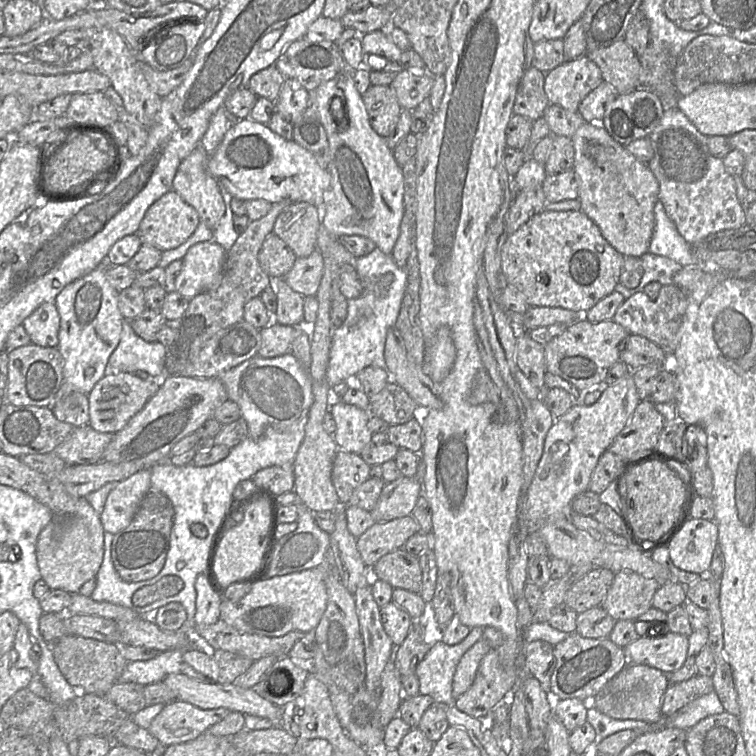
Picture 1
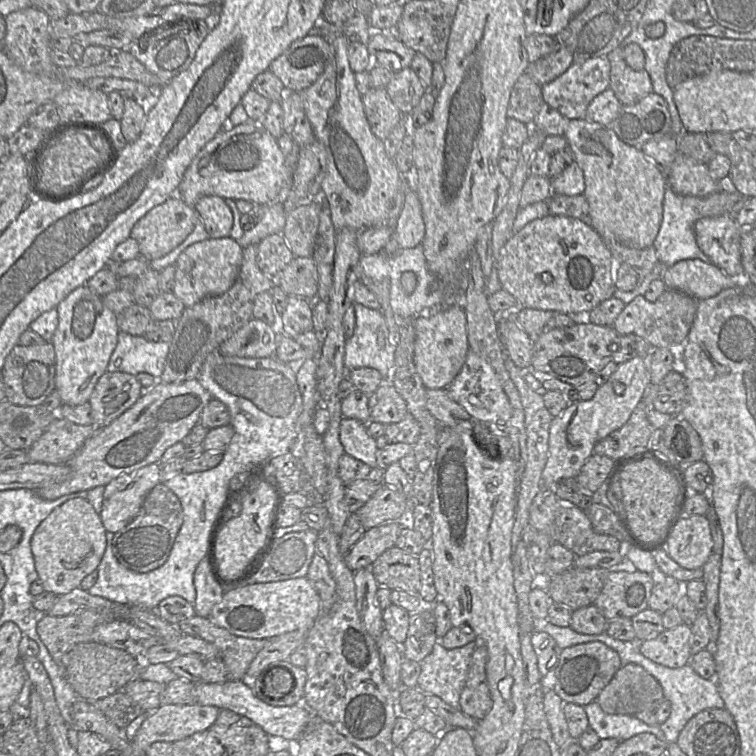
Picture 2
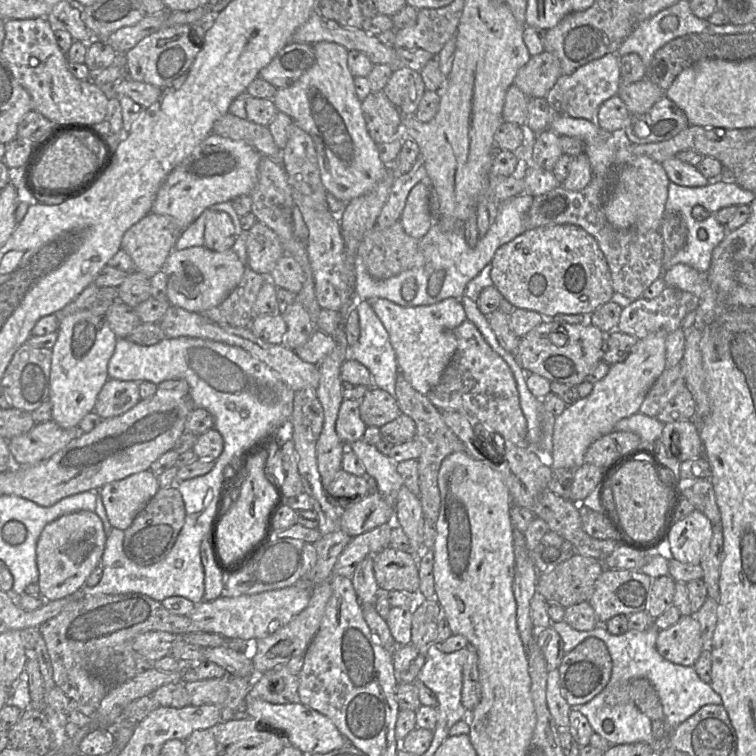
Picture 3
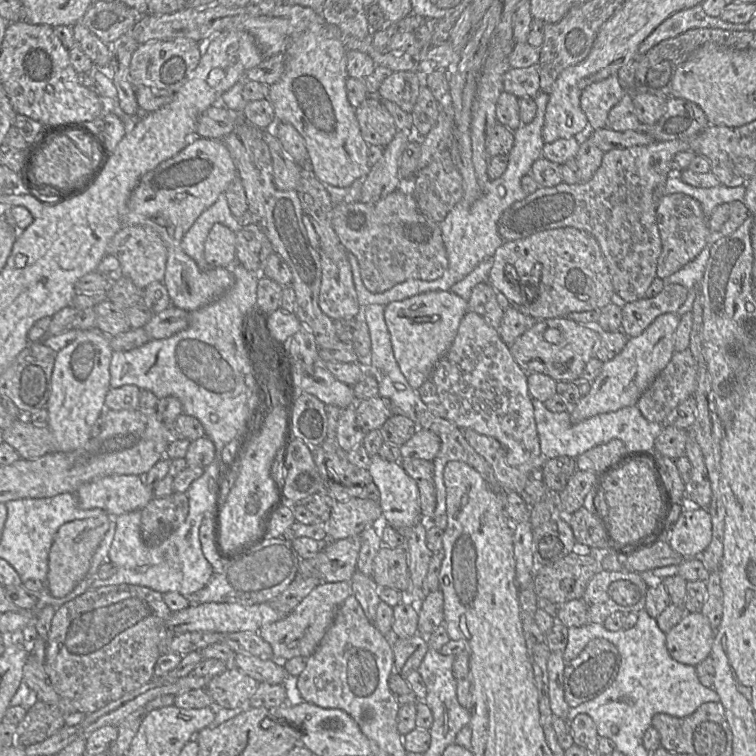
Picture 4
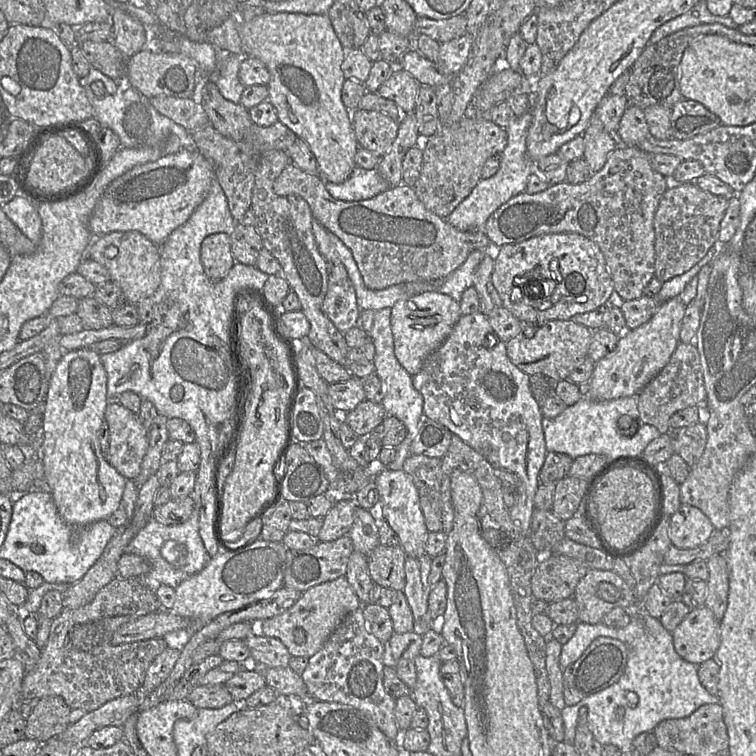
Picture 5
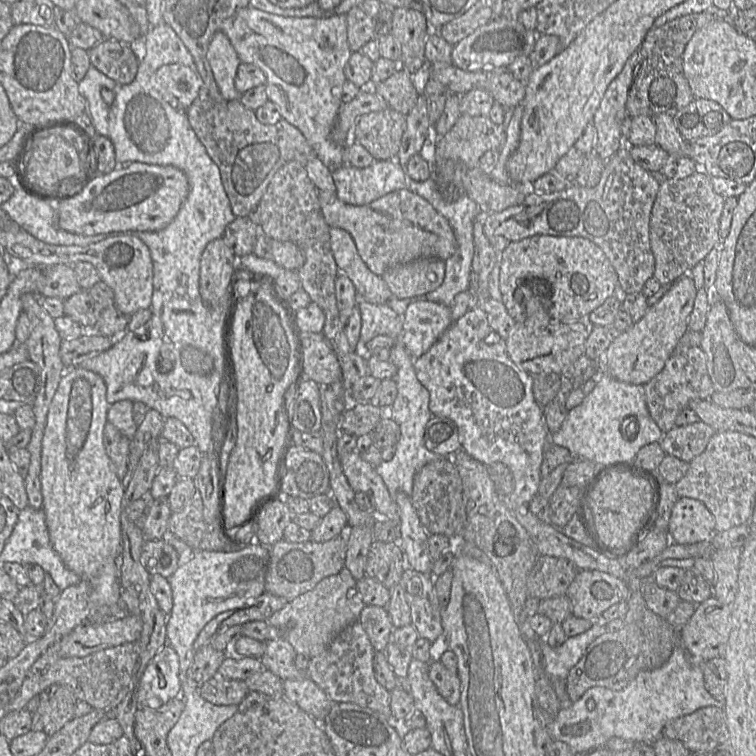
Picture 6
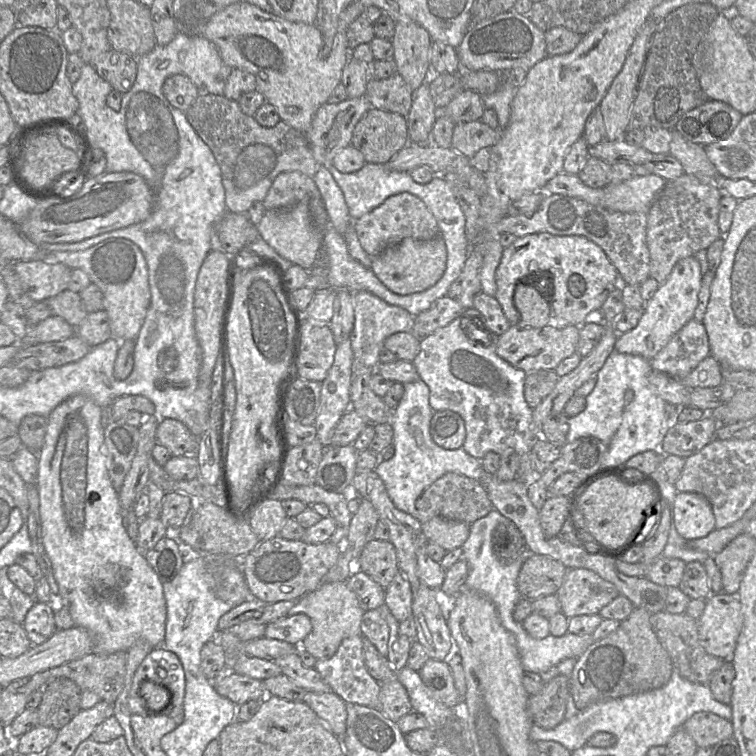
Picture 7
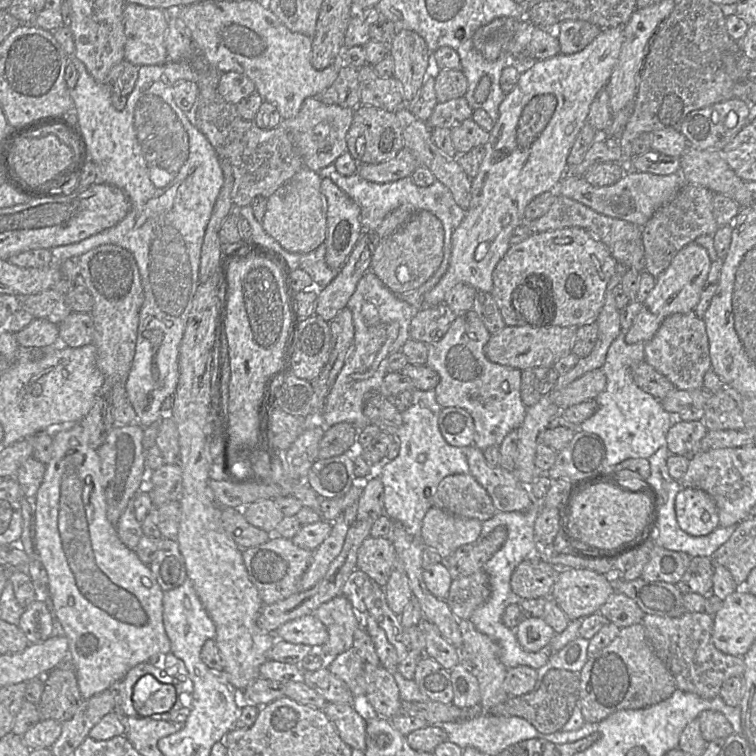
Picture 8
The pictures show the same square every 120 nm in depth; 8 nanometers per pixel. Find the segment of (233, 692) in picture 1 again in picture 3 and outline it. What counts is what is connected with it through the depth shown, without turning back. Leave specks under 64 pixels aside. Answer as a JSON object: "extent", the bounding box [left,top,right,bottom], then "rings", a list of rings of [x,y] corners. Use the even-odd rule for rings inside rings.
{"extent":[243,694,350,755],"rings":[[[248,694],[243,710],[248,717],[257,720],[258,724],[266,730],[282,730],[286,743],[298,748],[305,755],[325,754],[350,743],[328,717],[301,702],[272,704],[264,700],[249,698]]]}

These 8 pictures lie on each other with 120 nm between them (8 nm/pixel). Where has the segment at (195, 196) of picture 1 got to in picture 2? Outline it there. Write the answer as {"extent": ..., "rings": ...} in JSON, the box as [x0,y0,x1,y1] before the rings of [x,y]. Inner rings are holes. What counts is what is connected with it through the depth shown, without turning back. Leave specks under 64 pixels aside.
{"extent":[194,196,233,238],"rings":[[[204,196],[194,205],[209,238],[229,237],[233,216],[225,200],[219,196]]]}

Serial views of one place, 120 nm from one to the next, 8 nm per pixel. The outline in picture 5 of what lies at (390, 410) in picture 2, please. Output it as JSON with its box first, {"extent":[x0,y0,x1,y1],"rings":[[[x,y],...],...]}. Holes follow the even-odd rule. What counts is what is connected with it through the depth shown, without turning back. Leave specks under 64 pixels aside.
{"extent":[342,399,387,437],"rings":[[[366,399],[360,402],[356,408],[342,415],[342,418],[360,437],[366,437],[372,433],[386,416],[387,413],[381,403]]]}

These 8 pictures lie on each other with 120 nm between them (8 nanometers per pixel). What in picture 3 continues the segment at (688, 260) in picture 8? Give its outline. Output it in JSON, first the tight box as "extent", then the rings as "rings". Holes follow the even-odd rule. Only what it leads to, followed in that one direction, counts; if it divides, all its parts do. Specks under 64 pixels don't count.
{"extent":[548,330,668,470],"rings":[[[659,330],[638,340],[626,360],[611,365],[607,375],[593,384],[593,390],[587,397],[568,405],[556,417],[553,448],[548,456],[552,469],[576,470],[584,464],[584,455],[592,443],[613,432],[614,426],[621,419],[639,412],[650,388],[667,367],[665,342],[668,334]]]}

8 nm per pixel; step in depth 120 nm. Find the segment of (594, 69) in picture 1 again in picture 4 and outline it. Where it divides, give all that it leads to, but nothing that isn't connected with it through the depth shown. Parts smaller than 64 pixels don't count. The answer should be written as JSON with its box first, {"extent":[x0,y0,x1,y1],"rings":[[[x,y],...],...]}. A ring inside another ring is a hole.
{"extent":[580,73,625,131],"rings":[[[618,73],[590,84],[581,92],[580,107],[587,117],[591,131],[607,127],[609,111],[625,93]]]}

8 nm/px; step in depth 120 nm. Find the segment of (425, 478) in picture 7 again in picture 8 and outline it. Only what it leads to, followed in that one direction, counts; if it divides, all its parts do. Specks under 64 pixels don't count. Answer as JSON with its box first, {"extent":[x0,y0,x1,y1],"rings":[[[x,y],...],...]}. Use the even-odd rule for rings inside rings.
{"extent":[375,390,470,537],"rings":[[[435,390],[412,391],[410,407],[401,412],[402,425],[395,439],[400,443],[399,454],[393,460],[385,460],[375,470],[384,488],[384,513],[392,520],[403,524],[406,531],[421,537],[422,520],[430,507],[441,480],[449,475],[470,474],[464,447],[449,445],[443,438],[438,418],[442,407],[436,401]]]}

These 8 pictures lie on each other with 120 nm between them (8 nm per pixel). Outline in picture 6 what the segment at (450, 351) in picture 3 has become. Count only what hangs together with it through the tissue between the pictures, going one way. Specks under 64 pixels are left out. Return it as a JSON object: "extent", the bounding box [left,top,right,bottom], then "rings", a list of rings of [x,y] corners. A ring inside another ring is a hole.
{"extent":[402,299,453,359],"rings":[[[417,299],[403,316],[402,342],[413,359],[425,354],[453,323],[451,308]]]}

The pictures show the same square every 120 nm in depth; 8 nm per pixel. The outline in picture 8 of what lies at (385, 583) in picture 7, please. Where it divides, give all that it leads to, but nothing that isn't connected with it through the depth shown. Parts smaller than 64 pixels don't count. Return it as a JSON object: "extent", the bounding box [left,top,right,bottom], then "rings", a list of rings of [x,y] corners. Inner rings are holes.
{"extent":[357,536,395,587],"rings":[[[369,536],[358,549],[357,569],[366,573],[374,583],[384,587],[393,568],[395,553],[390,537]]]}

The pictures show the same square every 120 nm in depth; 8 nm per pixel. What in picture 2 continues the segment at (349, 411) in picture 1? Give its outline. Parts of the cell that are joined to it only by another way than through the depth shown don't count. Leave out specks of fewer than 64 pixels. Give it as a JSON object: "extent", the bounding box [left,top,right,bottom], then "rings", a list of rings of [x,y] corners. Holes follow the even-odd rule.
{"extent":[339,417,379,468],"rings":[[[343,417],[339,427],[339,438],[345,454],[364,462],[371,468],[379,467],[376,459],[378,450],[376,439],[368,434],[366,424]]]}

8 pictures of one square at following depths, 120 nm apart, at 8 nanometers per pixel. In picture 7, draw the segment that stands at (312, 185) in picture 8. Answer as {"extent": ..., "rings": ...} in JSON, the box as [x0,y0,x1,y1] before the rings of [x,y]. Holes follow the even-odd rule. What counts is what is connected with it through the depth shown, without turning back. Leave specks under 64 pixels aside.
{"extent":[256,202,323,270],"rings":[[[299,202],[288,209],[266,210],[256,229],[277,254],[306,270],[310,270],[316,264],[322,253],[323,231],[313,224],[306,202]]]}

